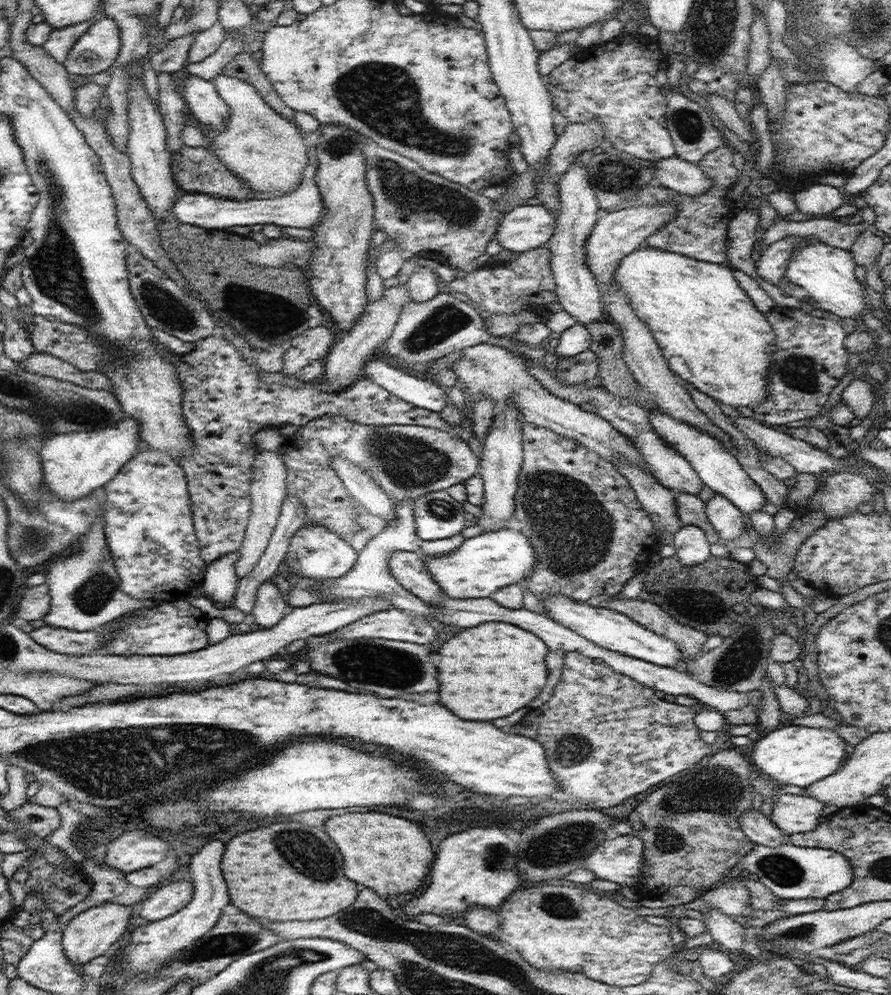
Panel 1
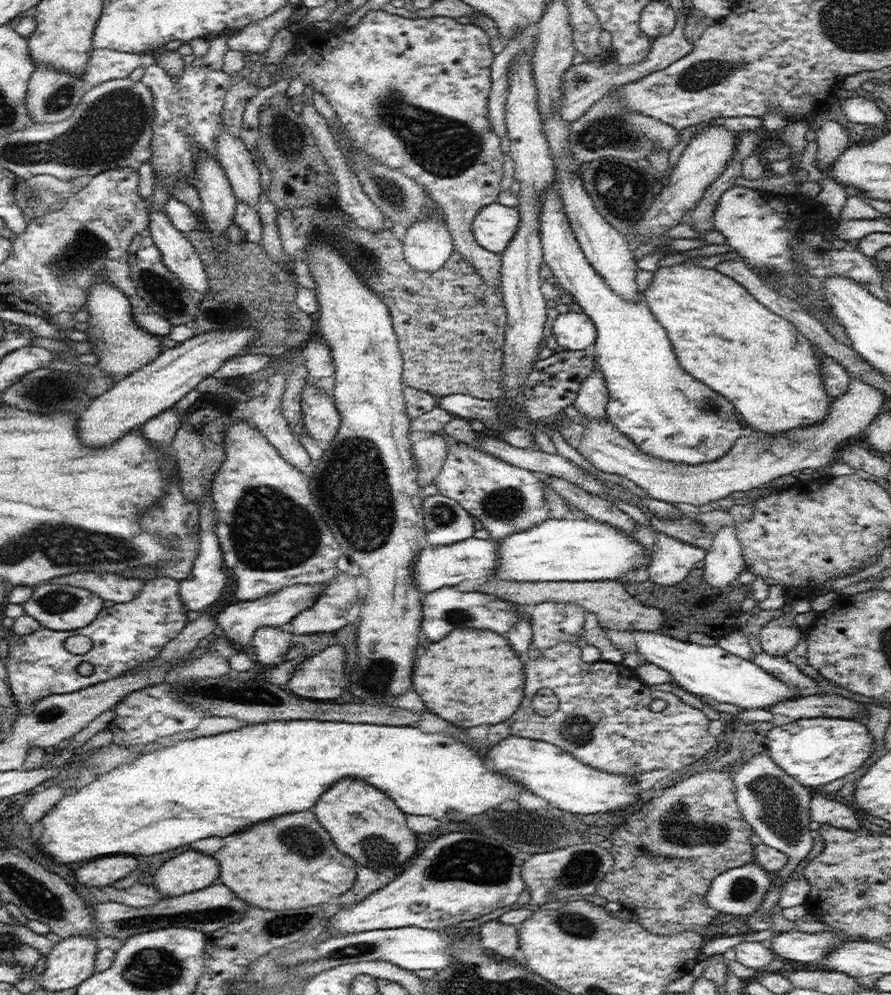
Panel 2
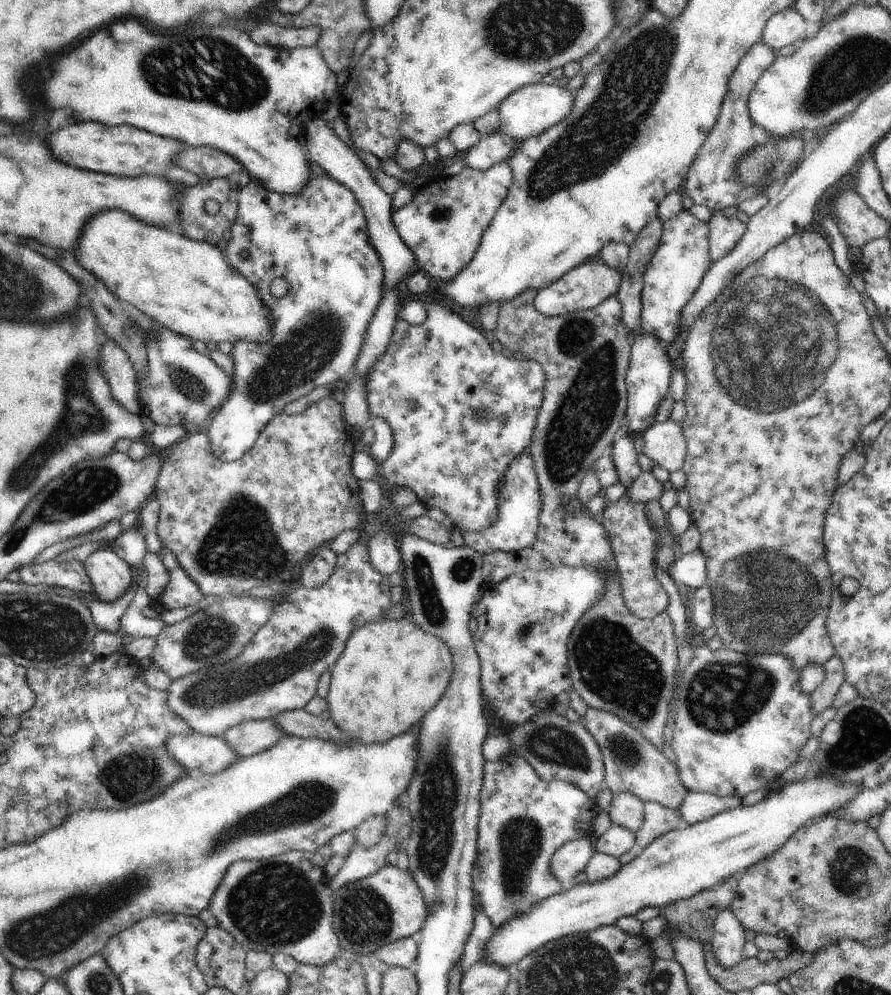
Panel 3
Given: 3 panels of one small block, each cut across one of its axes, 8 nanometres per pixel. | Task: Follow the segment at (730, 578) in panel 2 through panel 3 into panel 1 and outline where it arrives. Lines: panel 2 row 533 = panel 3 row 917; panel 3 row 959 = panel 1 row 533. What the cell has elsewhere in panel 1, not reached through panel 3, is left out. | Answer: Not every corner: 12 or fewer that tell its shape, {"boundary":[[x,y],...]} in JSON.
{"boundary":[[724,496],[706,502],[719,543],[743,533],[743,512]]}

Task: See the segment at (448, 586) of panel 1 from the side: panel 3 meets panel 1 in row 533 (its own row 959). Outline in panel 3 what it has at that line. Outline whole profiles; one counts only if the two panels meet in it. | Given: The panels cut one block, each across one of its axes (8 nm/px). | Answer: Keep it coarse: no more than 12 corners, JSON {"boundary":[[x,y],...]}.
{"boundary":[[804,778],[654,840],[495,930],[478,962],[721,886],[864,784]]}

